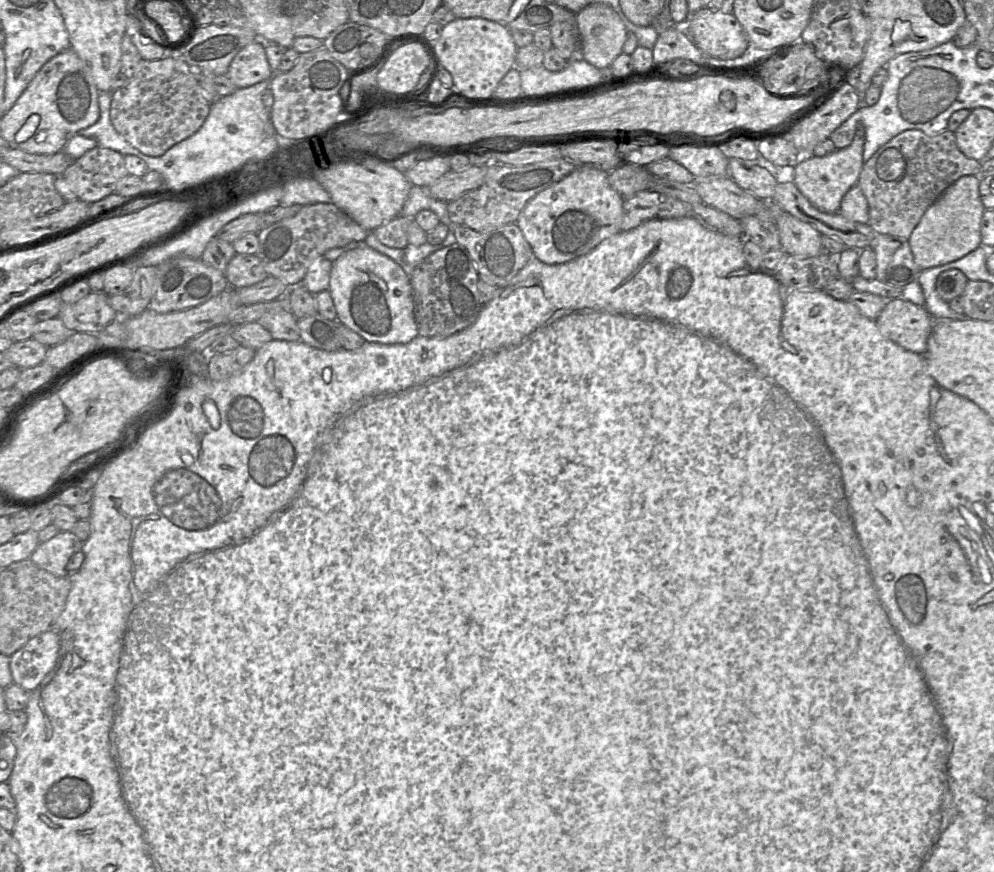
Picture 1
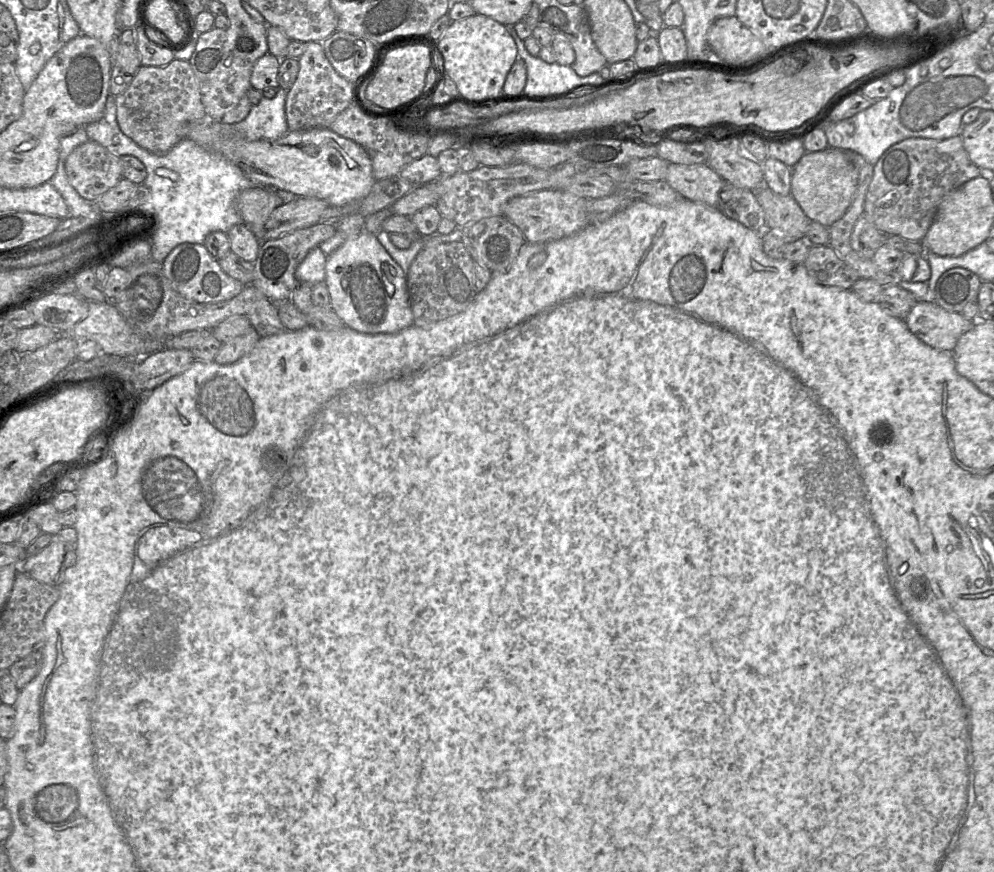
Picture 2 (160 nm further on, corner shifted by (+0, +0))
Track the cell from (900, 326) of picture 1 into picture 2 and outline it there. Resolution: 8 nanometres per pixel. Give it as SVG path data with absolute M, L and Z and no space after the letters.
M919 300L905 323L922 342L938 350L952 352L959 338L969 331L974 321L961 313L945 310L935 301Z

